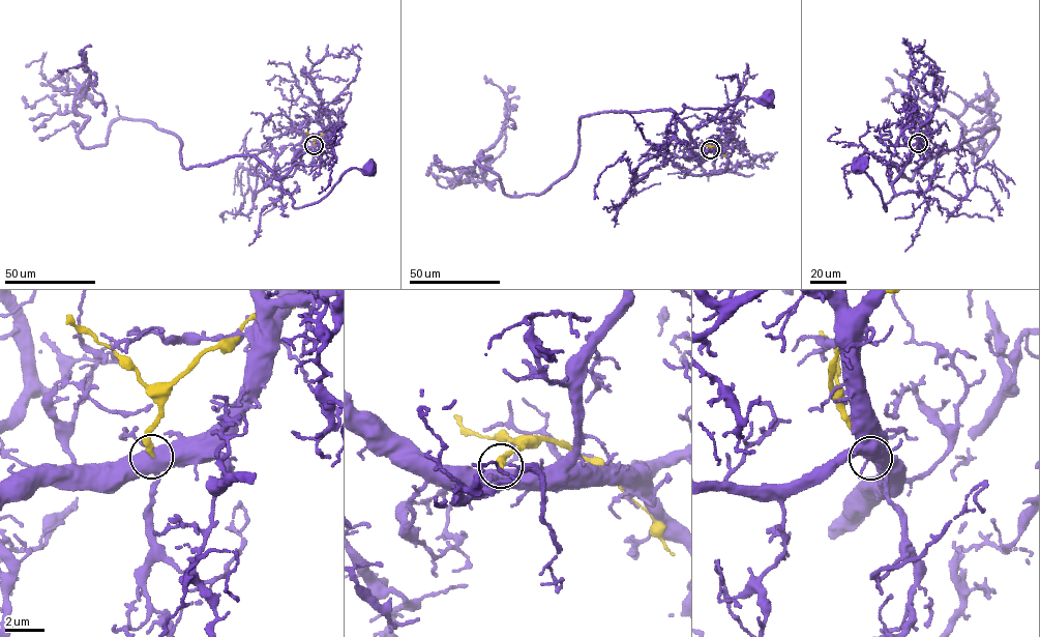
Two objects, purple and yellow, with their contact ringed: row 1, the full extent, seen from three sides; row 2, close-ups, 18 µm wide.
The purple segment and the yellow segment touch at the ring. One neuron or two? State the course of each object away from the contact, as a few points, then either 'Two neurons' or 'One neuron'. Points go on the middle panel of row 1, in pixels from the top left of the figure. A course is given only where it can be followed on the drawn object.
Course of purple: (710, 149), (691, 140), (674, 113), (681, 113), (684, 105), (723, 109), (743, 98), (769, 97). Course of yellow: (710, 149), (715, 146), (725, 157). Two neurons

